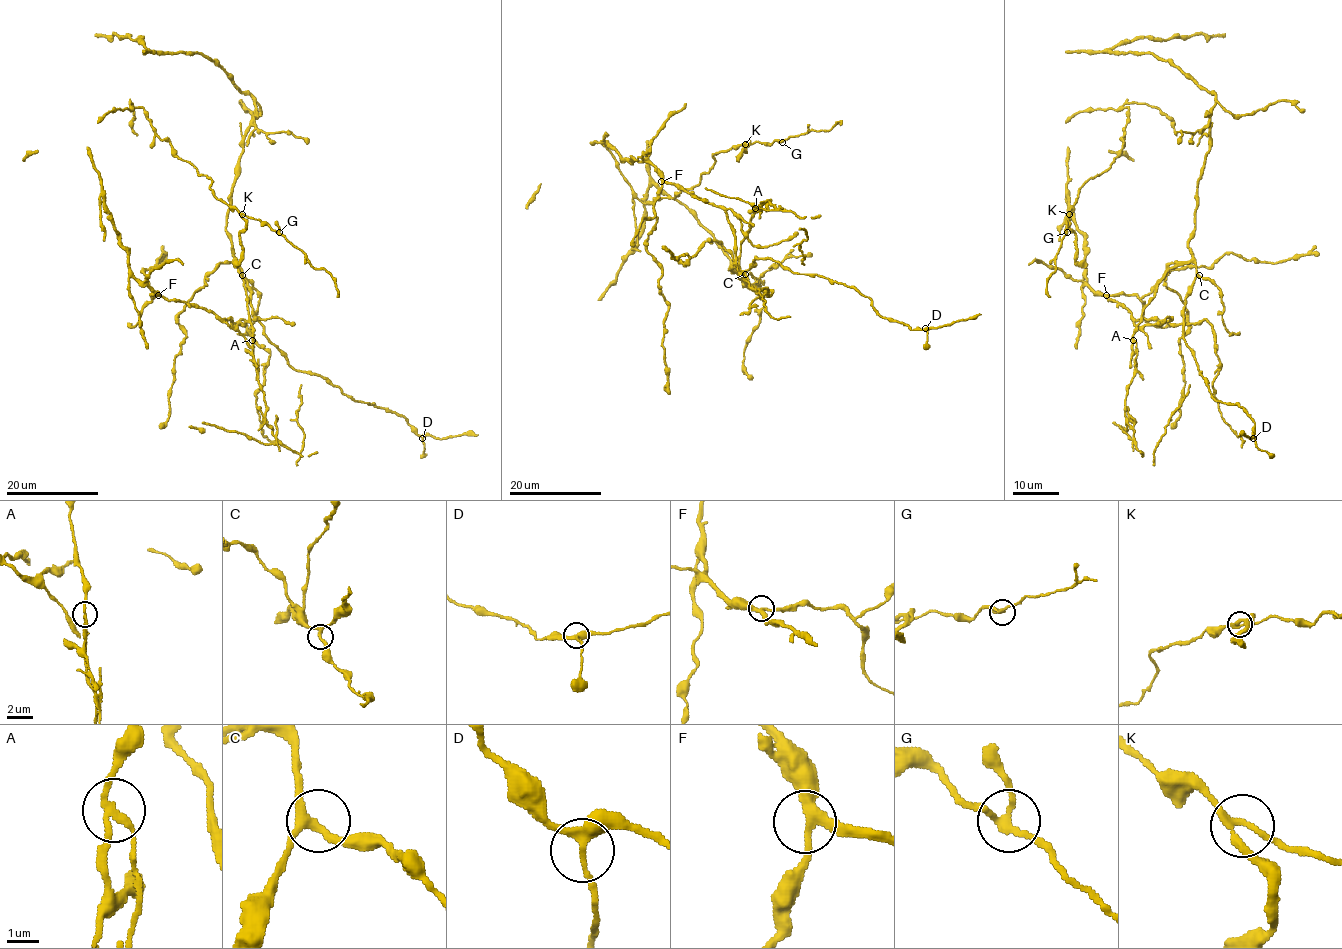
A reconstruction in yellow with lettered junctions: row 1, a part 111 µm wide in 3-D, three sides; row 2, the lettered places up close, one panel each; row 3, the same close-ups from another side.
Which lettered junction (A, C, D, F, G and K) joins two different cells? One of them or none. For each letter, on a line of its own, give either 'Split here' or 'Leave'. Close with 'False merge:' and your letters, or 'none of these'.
A: Split here
C: Leave
D: Leave
F: Leave
G: Leave
K: Leave
False merge: A

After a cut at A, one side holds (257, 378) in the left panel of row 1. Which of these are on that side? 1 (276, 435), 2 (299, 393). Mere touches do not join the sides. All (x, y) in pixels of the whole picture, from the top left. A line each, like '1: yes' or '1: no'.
1: yes
2: yes

